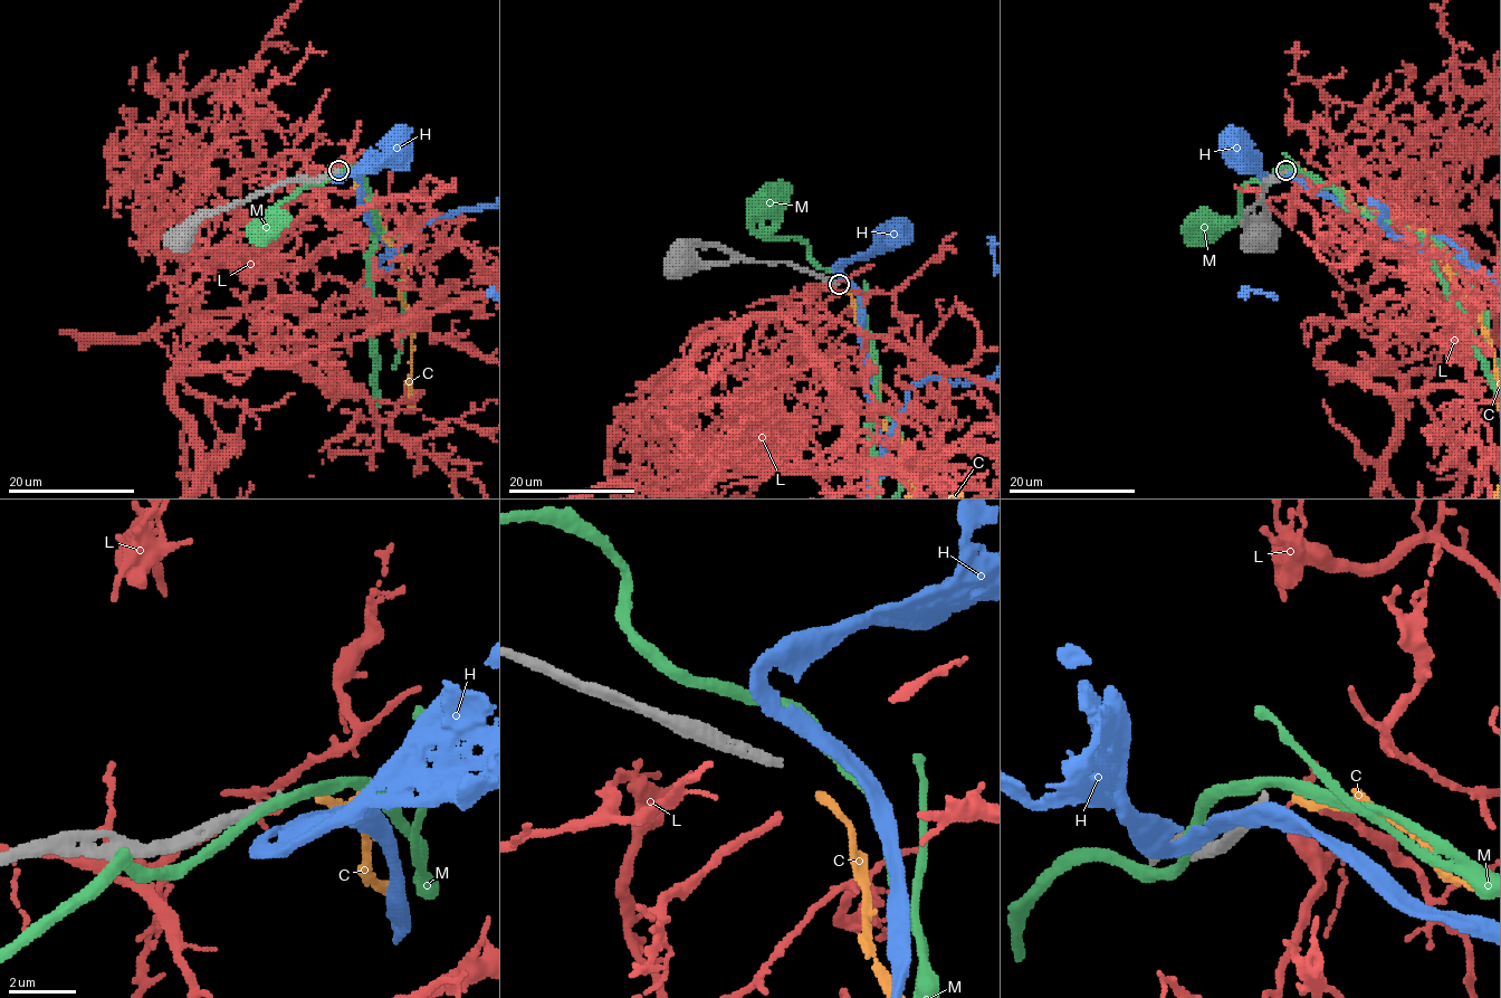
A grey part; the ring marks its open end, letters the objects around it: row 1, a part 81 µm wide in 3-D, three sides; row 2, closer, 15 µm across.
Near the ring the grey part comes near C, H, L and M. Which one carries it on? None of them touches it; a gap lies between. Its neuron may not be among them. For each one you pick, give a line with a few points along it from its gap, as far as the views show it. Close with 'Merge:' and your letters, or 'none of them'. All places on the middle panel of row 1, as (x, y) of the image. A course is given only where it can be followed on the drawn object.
Merge: C

